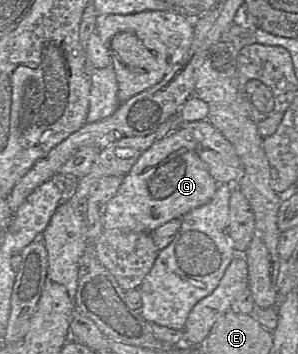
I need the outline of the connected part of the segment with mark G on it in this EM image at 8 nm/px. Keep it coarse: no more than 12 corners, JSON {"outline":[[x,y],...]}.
{"outline":[[190,134],[147,149],[107,203],[104,230],[151,234],[219,185]]}

